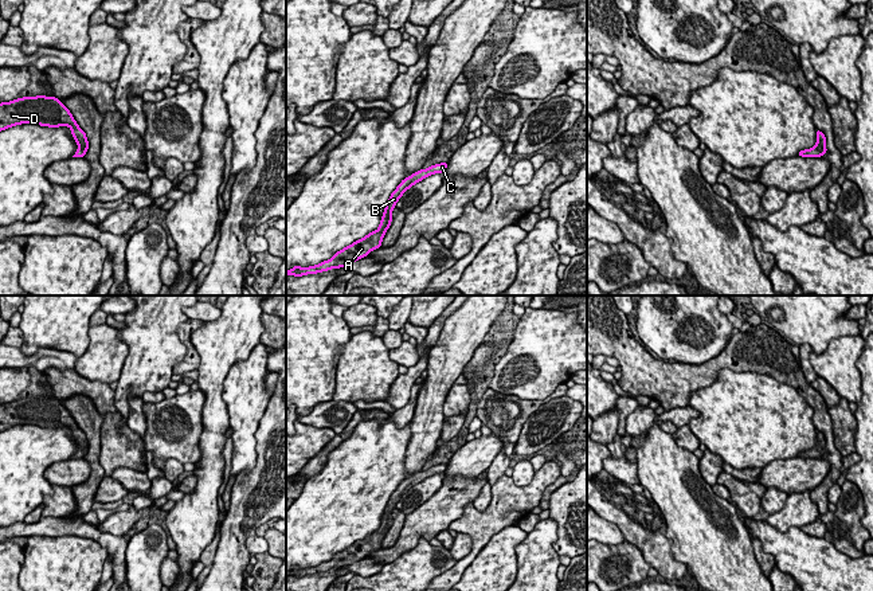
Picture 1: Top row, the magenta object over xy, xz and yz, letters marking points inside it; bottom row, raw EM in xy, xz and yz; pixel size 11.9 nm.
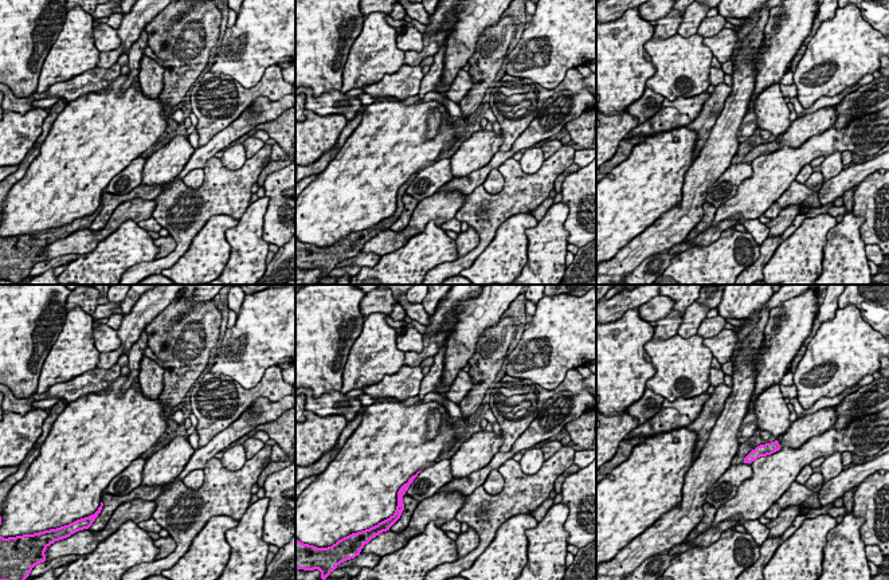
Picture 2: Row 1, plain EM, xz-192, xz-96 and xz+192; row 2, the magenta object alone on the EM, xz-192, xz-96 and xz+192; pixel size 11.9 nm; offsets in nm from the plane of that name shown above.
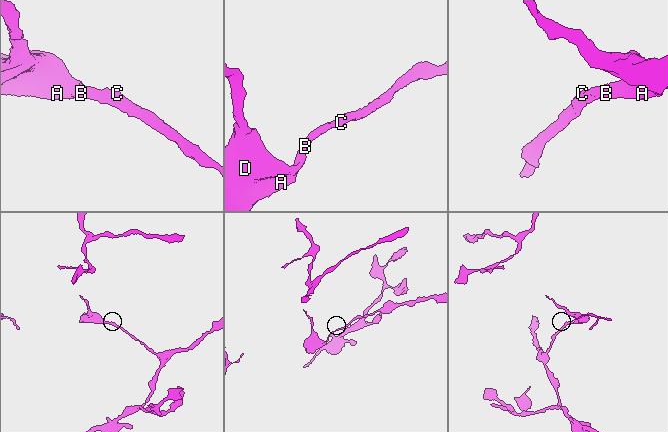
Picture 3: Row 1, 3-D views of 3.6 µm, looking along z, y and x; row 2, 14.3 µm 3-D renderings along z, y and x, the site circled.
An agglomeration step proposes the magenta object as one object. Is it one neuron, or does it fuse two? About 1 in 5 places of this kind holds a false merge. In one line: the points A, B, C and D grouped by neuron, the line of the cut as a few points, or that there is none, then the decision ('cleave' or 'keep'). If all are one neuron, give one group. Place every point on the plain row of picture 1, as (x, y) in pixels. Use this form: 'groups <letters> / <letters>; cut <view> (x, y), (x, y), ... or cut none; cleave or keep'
groups A B C D; cut none; keep

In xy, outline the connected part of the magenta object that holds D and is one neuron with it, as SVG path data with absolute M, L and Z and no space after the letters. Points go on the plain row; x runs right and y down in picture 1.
M23 398L0 404L0 433L20 424L40 427L68 427L78 445L73 458L83 458L89 450L86 434L78 427L68 410L55 398Z

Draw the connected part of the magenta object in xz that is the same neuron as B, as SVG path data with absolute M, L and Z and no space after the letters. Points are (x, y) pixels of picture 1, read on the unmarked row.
M441 463L436 466L431 466L427 470L420 470L412 474L410 478L406 478L404 481L402 481L402 484L389 497L384 509L384 514L381 517L380 527L376 532L372 532L363 540L356 541L355 544L352 544L351 547L347 547L338 553L334 553L334 556L329 561L324 561L310 568L294 567L291 571L286 571L286 576L302 578L306 575L317 575L321 572L328 572L330 570L348 568L352 563L359 561L367 557L372 551L381 548L381 541L392 522L391 513L395 509L398 501L402 498L402 496L414 485L419 484L427 477L431 477L434 474L443 475L446 469L447 469L447 463Z

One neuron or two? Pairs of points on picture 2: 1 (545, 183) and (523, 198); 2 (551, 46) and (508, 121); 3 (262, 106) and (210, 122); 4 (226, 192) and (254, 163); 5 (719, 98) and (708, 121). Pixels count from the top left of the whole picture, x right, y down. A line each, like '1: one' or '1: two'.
1: one
2: two
3: two
4: one
5: one

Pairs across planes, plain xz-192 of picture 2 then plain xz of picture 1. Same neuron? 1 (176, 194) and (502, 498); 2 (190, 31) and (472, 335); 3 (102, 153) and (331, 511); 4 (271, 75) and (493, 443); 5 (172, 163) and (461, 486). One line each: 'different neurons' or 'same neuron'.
1: same neuron
2: different neurons
3: same neuron
4: different neurons
5: different neurons

